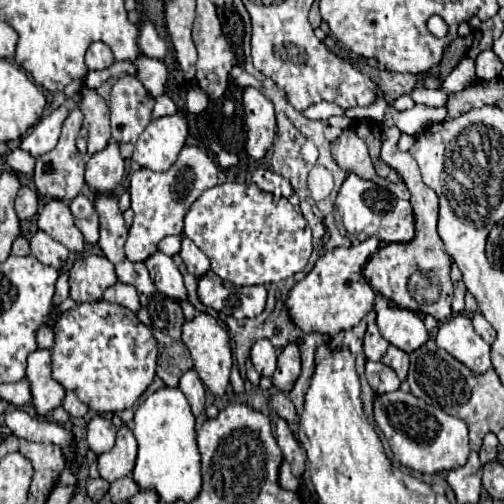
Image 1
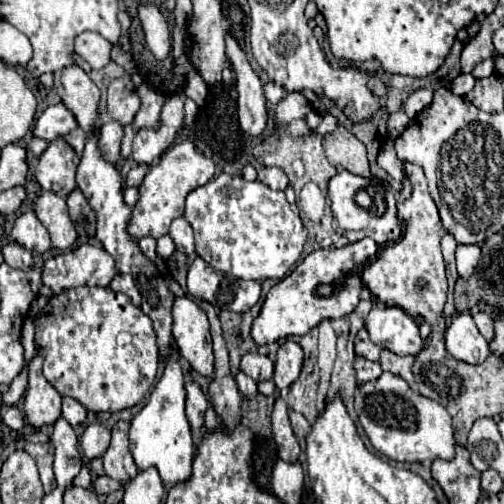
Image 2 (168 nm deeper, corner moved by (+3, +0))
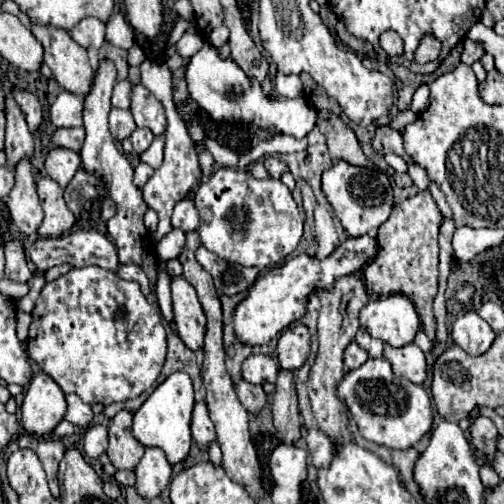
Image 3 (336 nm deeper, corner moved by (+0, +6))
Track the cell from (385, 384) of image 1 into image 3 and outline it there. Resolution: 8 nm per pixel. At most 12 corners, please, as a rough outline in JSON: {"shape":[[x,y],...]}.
{"shape":[[352,342],[344,350],[344,368],[356,370],[366,360],[368,352]]}

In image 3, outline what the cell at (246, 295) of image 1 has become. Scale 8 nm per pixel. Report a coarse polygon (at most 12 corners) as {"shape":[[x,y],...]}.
{"shape":[[204,246],[196,260],[212,274],[218,296],[240,294],[258,278],[256,268],[230,266]]}

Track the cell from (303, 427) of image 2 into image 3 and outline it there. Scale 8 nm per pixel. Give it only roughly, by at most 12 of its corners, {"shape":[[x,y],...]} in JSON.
{"shape":[[308,430],[308,454],[316,468],[332,460],[332,440],[316,430]]}

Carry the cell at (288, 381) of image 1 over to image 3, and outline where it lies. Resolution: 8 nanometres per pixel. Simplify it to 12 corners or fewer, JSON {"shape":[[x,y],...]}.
{"shape":[[292,324],[278,338],[282,370],[300,370],[310,332]]}

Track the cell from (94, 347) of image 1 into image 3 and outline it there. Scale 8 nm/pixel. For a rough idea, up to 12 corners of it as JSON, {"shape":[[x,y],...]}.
{"shape":[[96,266],[42,288],[28,352],[90,406],[166,358],[160,308]]}

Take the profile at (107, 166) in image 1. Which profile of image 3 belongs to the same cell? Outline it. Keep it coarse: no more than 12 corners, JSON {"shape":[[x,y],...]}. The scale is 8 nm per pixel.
{"shape":[[130,110],[110,112],[110,134],[124,140],[136,124]]}

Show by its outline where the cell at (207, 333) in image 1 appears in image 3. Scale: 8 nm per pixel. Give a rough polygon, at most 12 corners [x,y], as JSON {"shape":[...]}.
{"shape":[[172,278],[176,332],[190,350],[202,350],[206,316],[196,290]]}

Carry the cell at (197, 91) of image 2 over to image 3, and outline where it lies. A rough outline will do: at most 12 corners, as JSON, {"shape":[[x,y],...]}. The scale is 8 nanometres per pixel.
{"shape":[[202,46],[190,98],[214,120],[256,122],[294,138],[316,124],[304,98],[272,100],[236,62]]}

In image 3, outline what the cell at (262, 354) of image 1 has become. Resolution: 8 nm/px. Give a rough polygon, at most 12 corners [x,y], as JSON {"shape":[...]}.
{"shape":[[250,354],[242,378],[252,384],[274,382],[278,366],[272,356]]}

